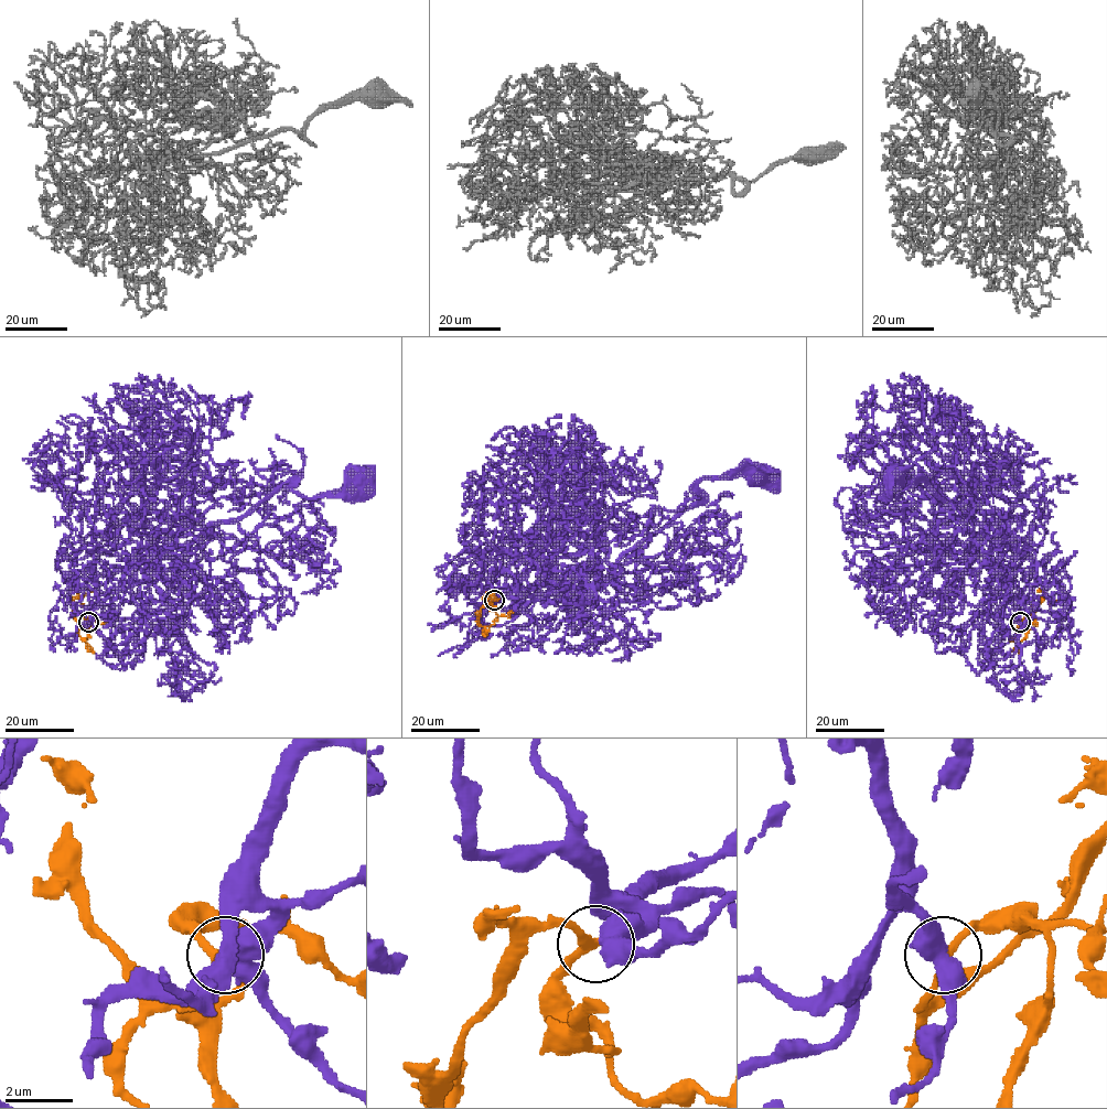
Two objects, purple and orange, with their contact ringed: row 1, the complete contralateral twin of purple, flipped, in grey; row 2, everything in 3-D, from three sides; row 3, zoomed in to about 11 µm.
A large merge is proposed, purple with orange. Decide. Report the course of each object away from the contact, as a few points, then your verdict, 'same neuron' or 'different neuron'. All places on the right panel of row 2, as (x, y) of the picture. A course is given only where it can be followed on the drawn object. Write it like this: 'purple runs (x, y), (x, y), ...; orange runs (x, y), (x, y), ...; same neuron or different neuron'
purple runs (1020, 622), (1013, 535), (965, 523), (922, 482), (896, 497), (892, 480); orange runs (1020, 622), (1018, 627), (1032, 615), (1045, 596), (1053, 598), (1049, 607); same neuron

